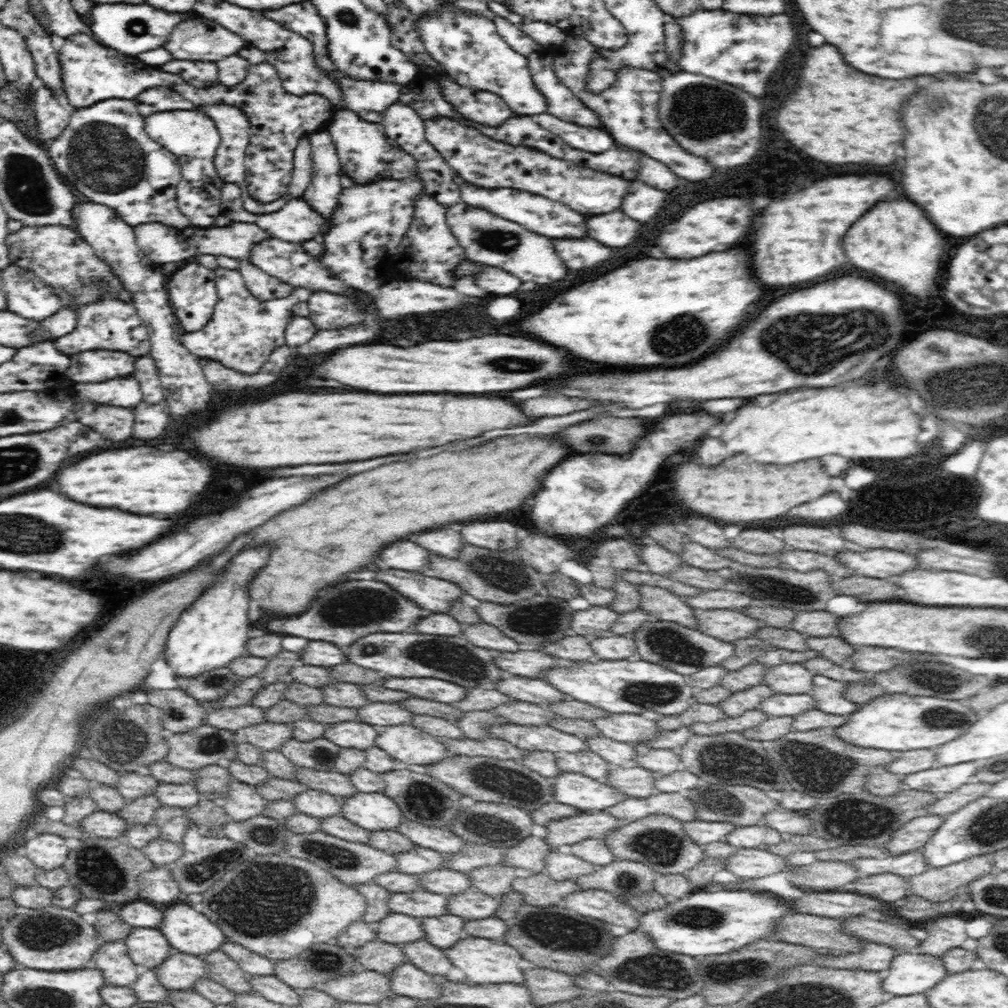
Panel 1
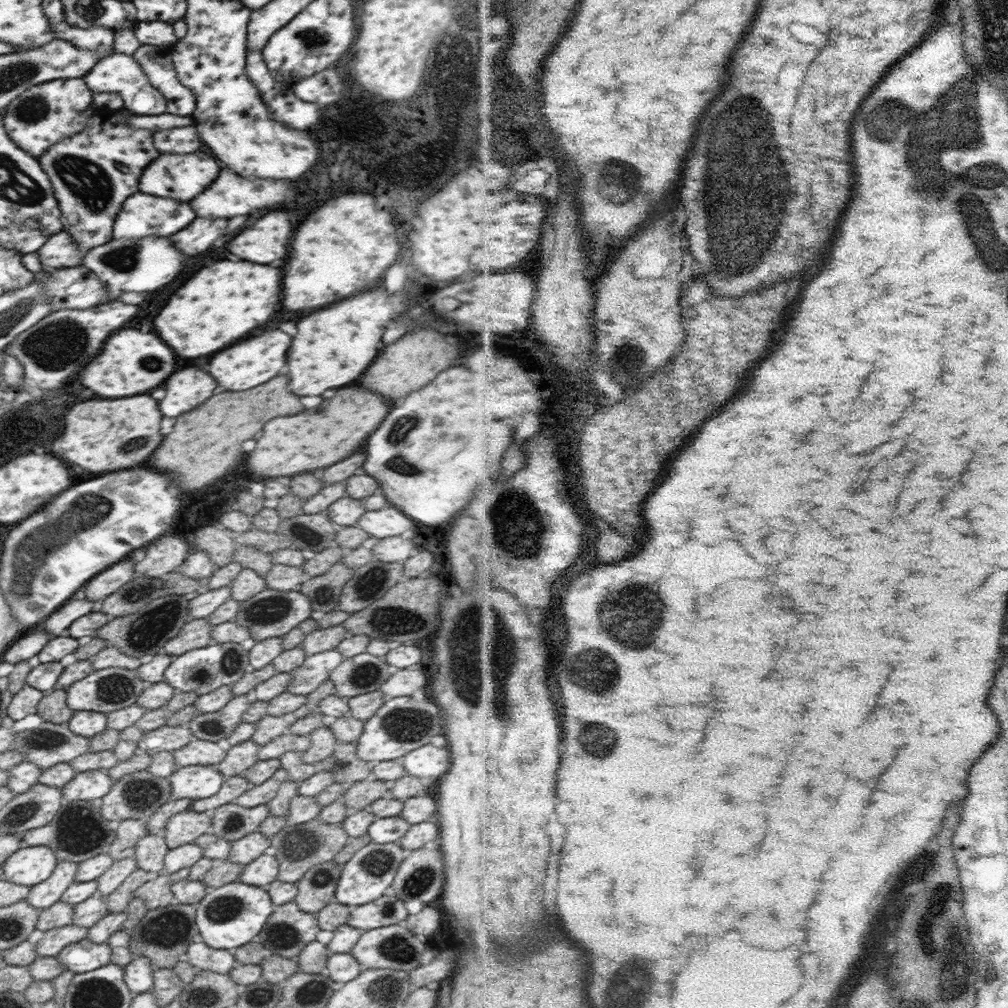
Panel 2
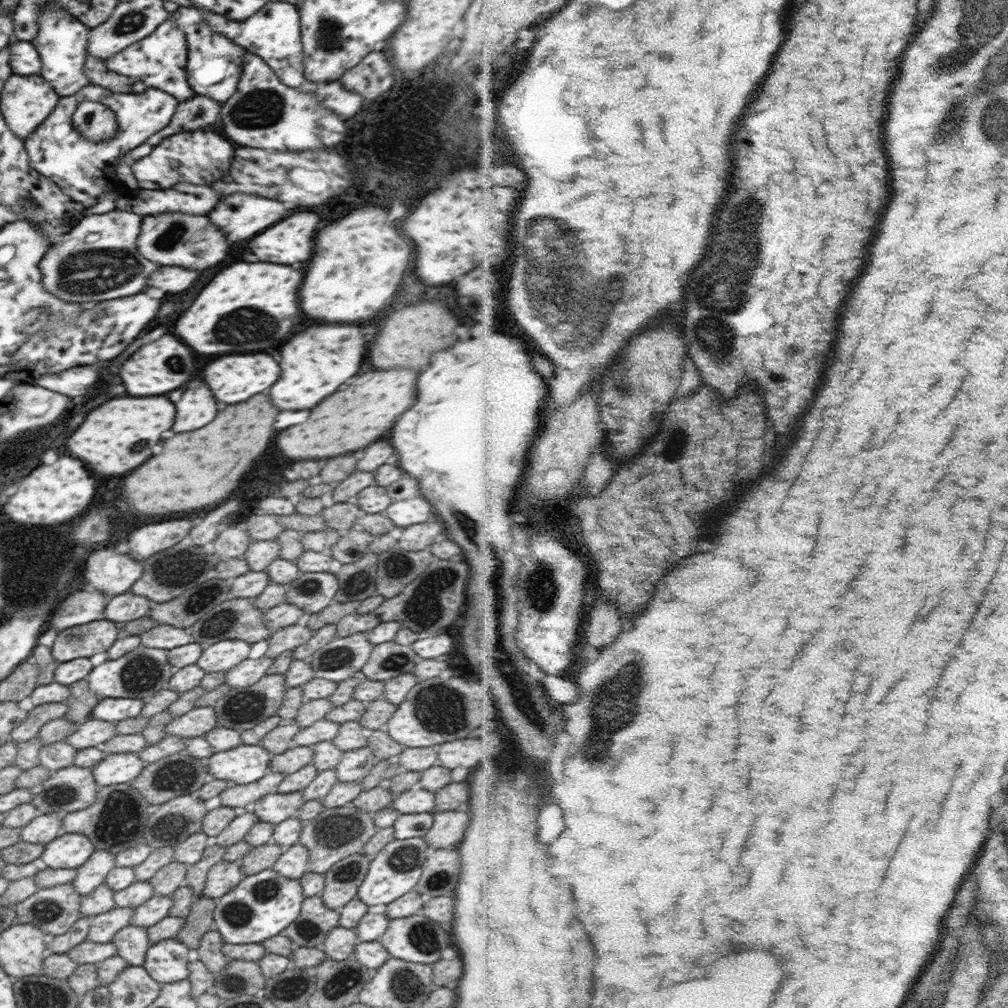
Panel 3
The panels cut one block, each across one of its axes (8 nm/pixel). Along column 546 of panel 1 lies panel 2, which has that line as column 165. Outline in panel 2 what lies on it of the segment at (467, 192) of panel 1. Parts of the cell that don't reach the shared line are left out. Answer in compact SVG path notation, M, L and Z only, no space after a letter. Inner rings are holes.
M136 192L132 198L128 198L122 206L122 210L116 215L113 224L113 238L144 238L144 236L170 236L186 228L196 218L194 210L188 206L188 202L178 202L170 198L156 198L150 194Z

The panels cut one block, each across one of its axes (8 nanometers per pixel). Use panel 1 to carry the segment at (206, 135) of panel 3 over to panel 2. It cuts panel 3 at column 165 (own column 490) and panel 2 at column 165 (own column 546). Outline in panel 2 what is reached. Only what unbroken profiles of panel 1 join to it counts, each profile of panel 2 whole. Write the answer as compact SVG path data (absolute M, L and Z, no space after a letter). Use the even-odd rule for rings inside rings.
M204 152L194 154L162 154L162 158L154 160L140 178L140 190L144 194L154 194L160 198L174 198L174 200L192 200L200 192L206 190L208 184L216 180L220 166L214 158L206 156Z

